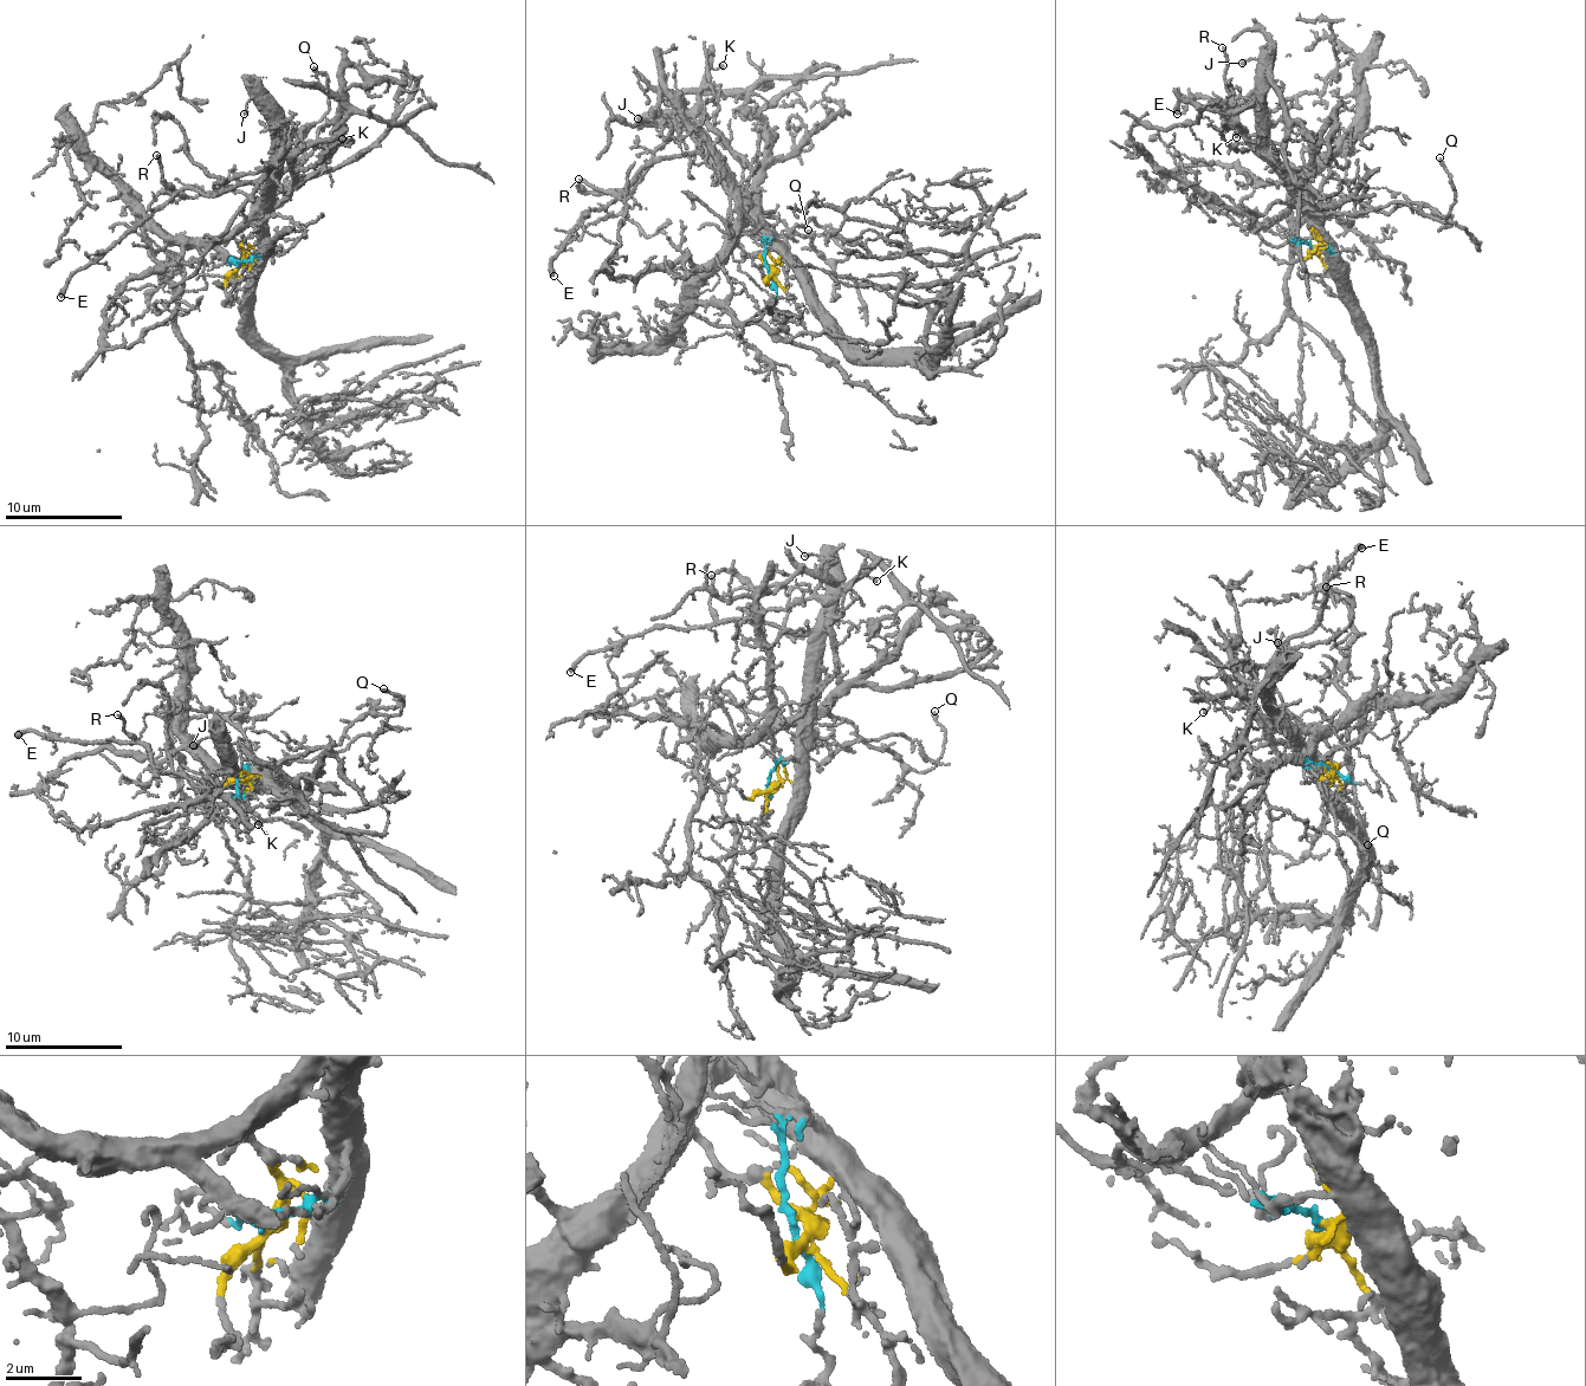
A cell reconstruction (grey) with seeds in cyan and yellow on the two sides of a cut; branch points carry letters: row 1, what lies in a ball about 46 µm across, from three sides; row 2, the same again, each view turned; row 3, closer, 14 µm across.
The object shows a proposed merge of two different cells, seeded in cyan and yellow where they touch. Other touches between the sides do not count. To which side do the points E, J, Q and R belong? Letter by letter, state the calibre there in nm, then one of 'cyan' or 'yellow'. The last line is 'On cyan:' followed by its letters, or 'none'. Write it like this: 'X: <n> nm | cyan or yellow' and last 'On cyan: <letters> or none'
E: 340 nm | cyan
J: 110 nm | cyan
Q: 200 nm | yellow
R: 180 nm | cyan
On cyan: E, J, R

